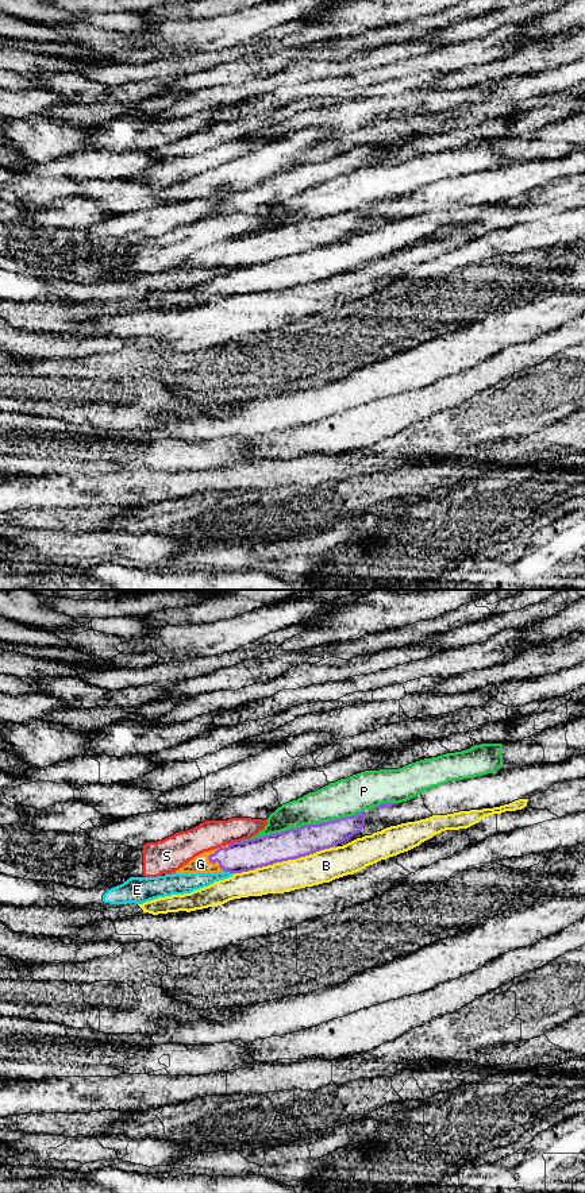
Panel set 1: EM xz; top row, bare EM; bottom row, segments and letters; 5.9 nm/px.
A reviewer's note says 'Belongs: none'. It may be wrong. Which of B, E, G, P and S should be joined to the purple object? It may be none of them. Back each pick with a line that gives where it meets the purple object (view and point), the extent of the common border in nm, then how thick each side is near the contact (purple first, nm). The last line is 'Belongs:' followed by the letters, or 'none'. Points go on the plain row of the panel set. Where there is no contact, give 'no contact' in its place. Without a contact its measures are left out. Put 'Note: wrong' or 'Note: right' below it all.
G: contact xz (212, 258); length 150 nm; calibres 180 and 110 nm
Belongs: G
Note: wrong

